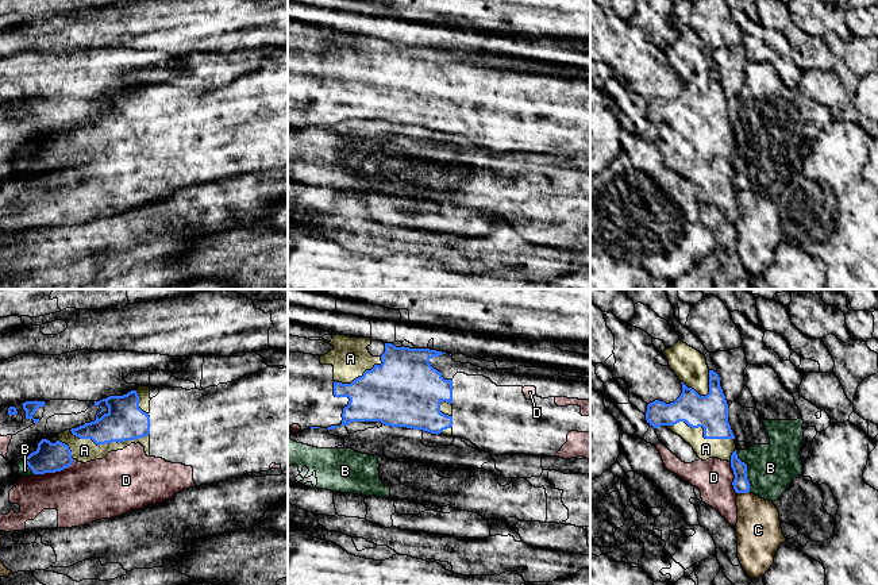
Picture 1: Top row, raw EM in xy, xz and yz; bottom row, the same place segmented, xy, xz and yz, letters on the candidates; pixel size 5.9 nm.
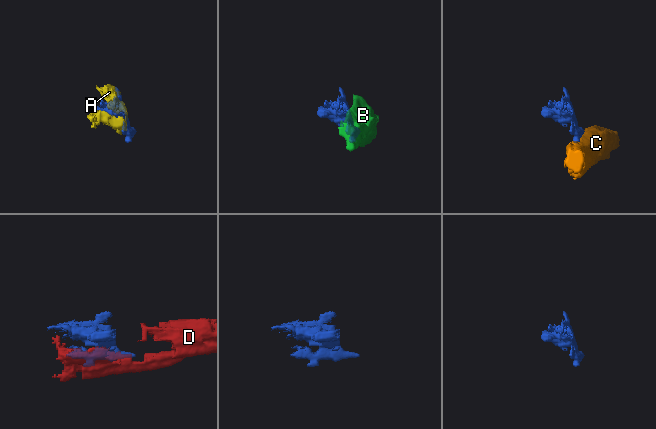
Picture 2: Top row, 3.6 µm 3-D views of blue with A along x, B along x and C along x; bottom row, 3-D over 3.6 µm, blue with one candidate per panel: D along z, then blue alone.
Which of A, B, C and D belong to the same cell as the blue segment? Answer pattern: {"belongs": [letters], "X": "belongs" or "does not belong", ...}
{"belongs": ["D"], "A": "does not belong", "B": "does not belong", "C": "does not belong", "D": "belongs"}

